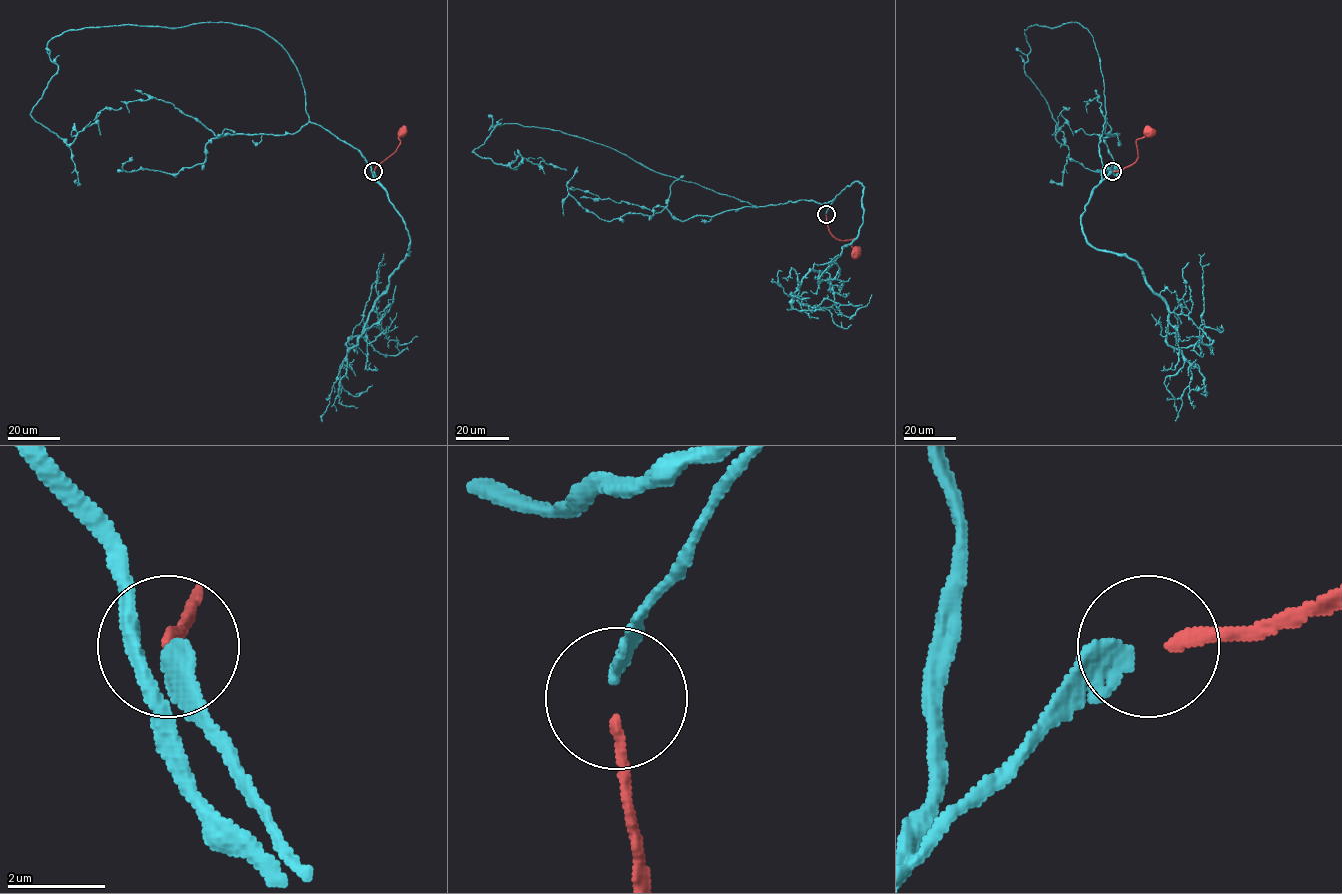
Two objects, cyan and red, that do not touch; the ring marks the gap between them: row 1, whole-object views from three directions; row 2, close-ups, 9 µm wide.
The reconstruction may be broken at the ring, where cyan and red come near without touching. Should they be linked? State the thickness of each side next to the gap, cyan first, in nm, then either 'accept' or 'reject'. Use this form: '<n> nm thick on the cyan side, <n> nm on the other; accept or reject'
280 nm thick on the cyan side, 220 nm on the other; accept

